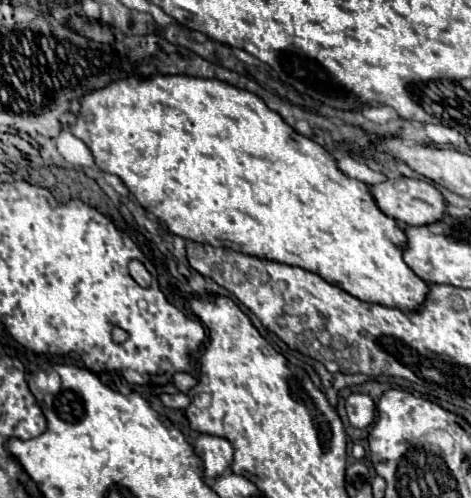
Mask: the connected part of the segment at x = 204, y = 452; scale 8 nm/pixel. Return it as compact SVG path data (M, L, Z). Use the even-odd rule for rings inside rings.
M202 434L194 440L194 452L204 464L204 476L208 480L216 480L232 468L234 448L226 438Z

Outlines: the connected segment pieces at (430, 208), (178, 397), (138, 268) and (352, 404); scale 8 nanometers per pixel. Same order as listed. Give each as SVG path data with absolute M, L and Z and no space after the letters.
M398 176L398 178L388 178L380 184L372 184L370 186L370 194L374 196L378 208L398 220L398 222L404 222L404 224L412 224L412 226L422 226L422 224L430 224L430 222L436 222L444 216L444 198L442 194L428 182L424 180L418 180L418 178L404 178L404 176Z
M160 394L160 400L164 406L178 410L186 410L190 404L190 398L186 394Z
M132 260L132 262L130 262L130 276L132 276L140 286L150 286L152 276L148 274L148 270L144 268L142 262L138 262L138 260Z
M350 394L346 398L346 414L354 428L366 428L374 420L374 402L368 394Z

